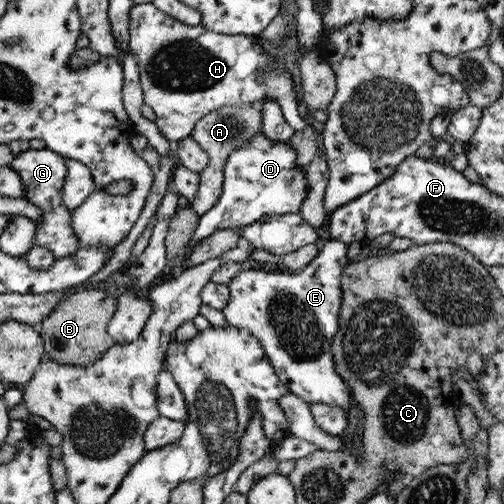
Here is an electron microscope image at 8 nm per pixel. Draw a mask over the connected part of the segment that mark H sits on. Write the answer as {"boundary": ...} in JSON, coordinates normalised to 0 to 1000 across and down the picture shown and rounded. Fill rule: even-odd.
{"boundary":[[[300,6],[268,8],[258,16],[258,101],[270,109],[278,143],[284,202],[306,220],[306,246],[329,278],[347,286],[353,278],[379,270],[389,242],[421,218],[440,210],[500,210],[500,202],[526,198],[528,190],[548,194],[558,210],[563,236],[583,262],[607,254],[613,242],[603,240],[591,222],[591,194],[583,181],[583,163],[567,147],[567,131],[552,111],[530,103],[506,73],[425,65],[401,48],[373,52],[312,20]]]}

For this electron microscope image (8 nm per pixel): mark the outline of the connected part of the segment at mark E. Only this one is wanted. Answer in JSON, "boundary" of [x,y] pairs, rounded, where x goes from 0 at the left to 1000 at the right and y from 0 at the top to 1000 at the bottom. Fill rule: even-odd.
{"boundary":[[[655,474],[627,504],[627,512],[595,538],[579,540],[560,532],[550,538],[500,532],[480,536],[450,563],[458,595],[438,617],[456,645],[494,655],[504,669],[512,671],[546,740],[560,762],[571,768],[573,778],[593,786],[613,804],[623,798],[647,800],[679,808],[683,815],[692,817],[694,772],[667,734],[659,690],[655,690],[665,657],[671,657],[681,585],[679,538],[694,518],[687,504],[688,496],[687,482]]]}

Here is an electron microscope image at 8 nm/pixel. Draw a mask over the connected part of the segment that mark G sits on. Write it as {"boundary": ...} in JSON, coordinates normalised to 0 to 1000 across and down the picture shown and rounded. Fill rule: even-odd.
{"boundary":[[[60,294],[52,302],[30,308],[22,325],[24,335],[44,355],[44,367],[52,371],[54,381],[48,381],[52,395],[83,415],[85,437],[73,448],[63,490],[91,490],[113,514],[143,508],[157,492],[155,472],[139,446],[143,419],[123,405],[123,367],[127,367],[135,327],[137,319],[123,308],[93,294]]]}

